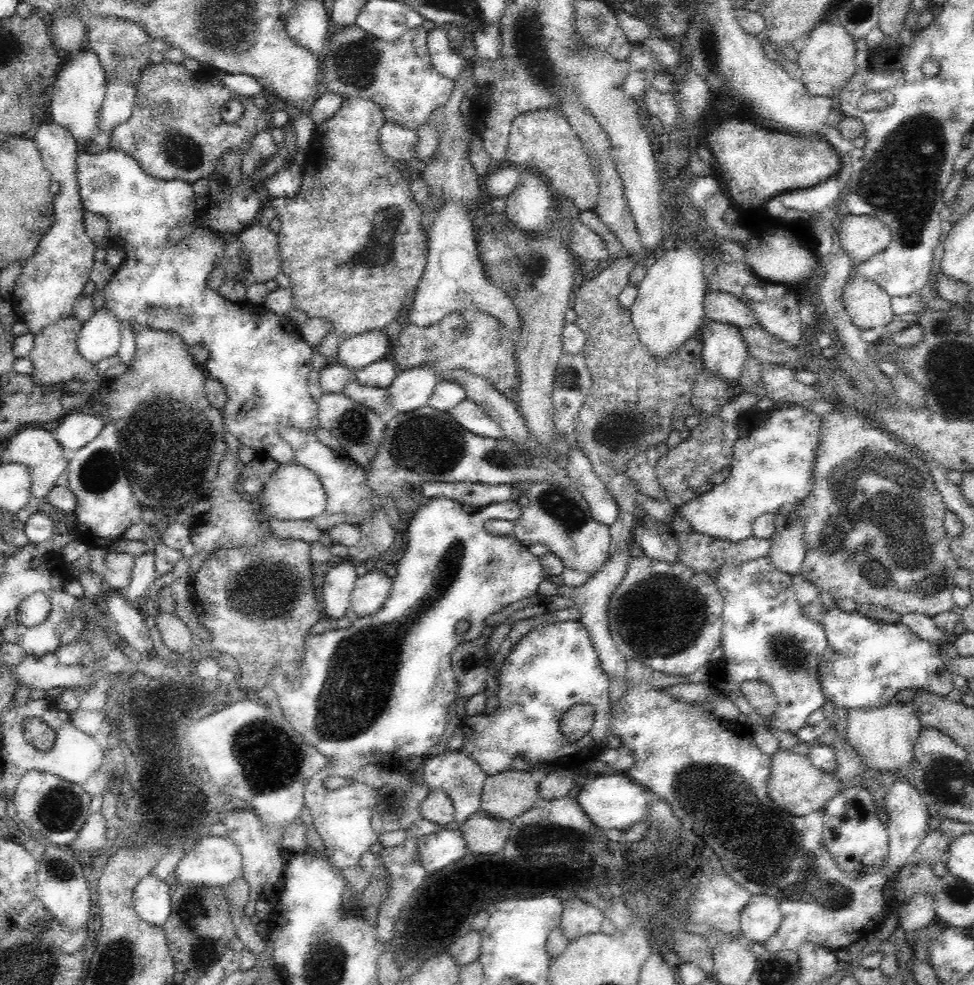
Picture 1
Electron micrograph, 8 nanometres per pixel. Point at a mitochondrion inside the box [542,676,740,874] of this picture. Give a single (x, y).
(696, 779)

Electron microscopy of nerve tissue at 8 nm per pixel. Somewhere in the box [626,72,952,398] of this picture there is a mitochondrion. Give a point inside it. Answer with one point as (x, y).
(891, 181)

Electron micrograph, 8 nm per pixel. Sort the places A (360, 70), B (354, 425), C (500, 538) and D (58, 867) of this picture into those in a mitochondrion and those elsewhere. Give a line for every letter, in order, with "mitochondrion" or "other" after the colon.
A: mitochondrion
B: mitochondrion
C: other
D: mitochondrion

